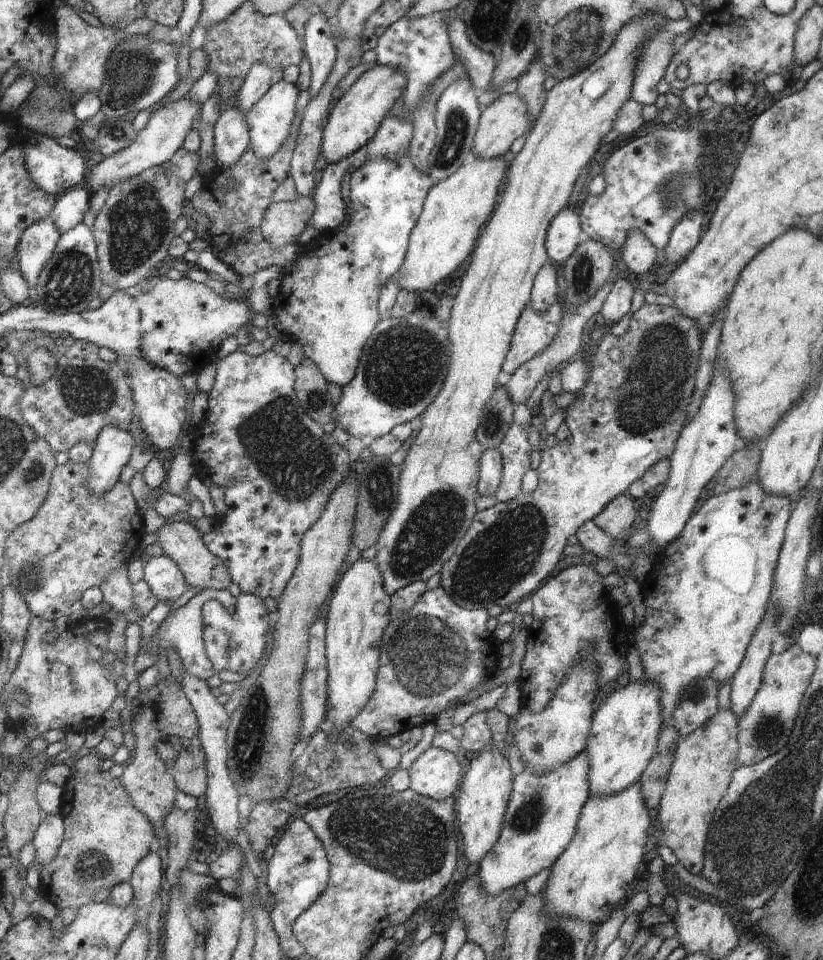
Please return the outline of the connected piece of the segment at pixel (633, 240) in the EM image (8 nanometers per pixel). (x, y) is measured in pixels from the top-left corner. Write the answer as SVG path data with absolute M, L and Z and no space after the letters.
M630 231L620 255L634 274L653 276L658 256L655 246L640 231Z

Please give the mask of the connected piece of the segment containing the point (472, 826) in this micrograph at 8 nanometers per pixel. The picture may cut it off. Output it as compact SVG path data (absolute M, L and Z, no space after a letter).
M496 744L491 745L482 749L478 758L474 756L456 790L457 830L460 841L464 844L464 854L472 864L478 864L496 844L502 830L507 802L513 789L514 777L508 759L503 758L498 752L499 747Z

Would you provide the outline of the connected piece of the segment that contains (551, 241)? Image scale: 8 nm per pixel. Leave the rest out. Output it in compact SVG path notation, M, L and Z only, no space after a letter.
M564 207L548 227L545 247L549 260L561 267L583 239L578 211Z

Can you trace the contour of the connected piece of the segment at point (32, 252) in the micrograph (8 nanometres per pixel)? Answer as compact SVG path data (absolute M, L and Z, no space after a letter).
M49 216L24 231L17 248L15 267L33 291L60 237Z

